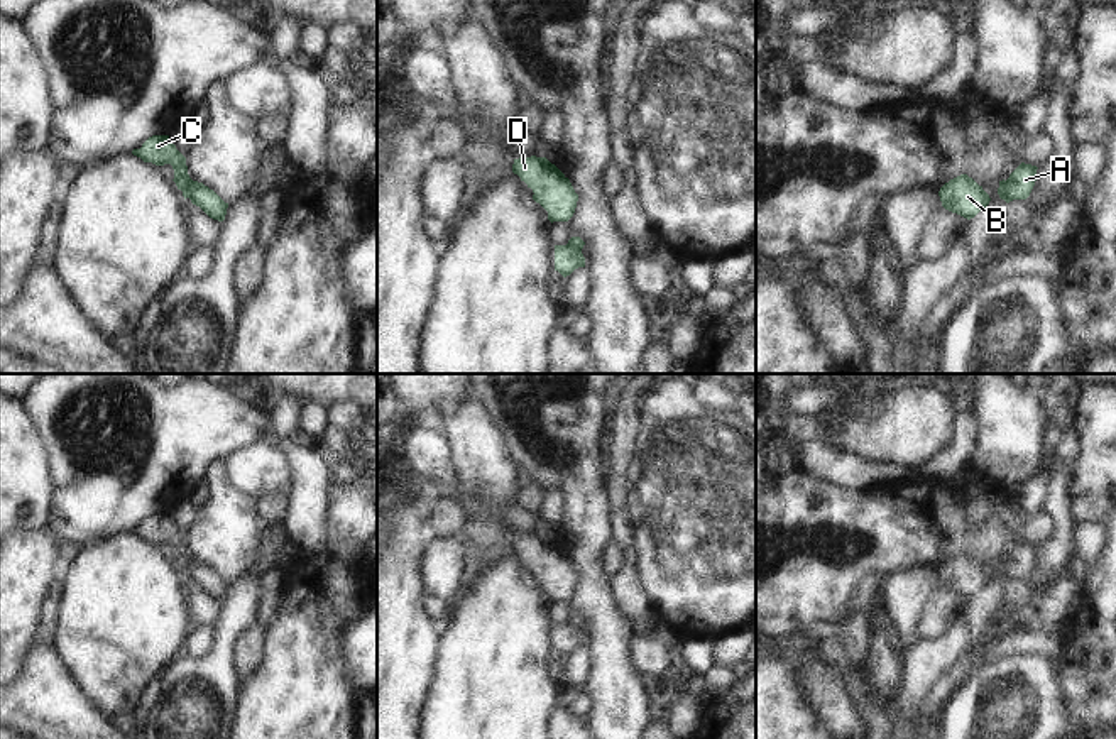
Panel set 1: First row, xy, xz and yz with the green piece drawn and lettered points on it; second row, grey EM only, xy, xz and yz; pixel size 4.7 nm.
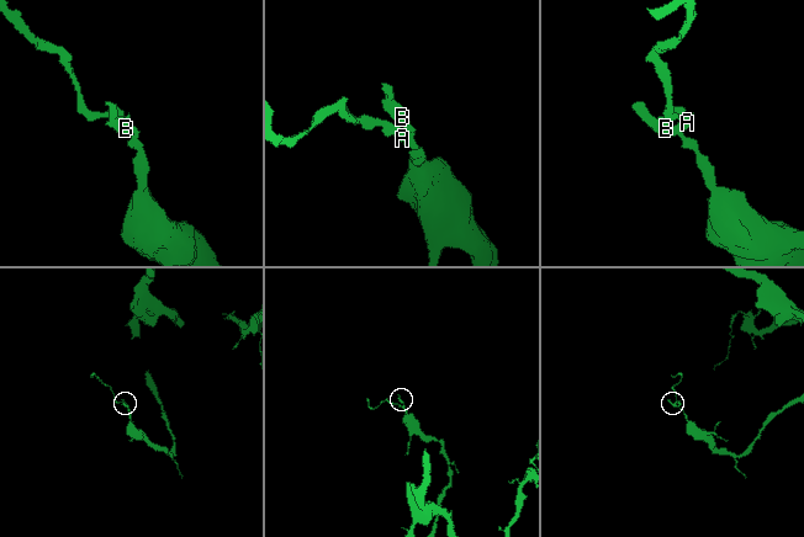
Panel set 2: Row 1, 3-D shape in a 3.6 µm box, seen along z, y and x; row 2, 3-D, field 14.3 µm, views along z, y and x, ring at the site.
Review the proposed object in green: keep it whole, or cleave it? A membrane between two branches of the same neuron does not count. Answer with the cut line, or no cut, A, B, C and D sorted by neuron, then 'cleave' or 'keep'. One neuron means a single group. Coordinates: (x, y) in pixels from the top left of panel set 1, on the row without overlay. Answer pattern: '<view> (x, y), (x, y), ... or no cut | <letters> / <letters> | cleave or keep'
yz (1005, 560), (1012, 579) | A C / B D | cleave

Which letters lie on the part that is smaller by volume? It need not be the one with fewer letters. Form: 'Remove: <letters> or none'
Remove: A, C

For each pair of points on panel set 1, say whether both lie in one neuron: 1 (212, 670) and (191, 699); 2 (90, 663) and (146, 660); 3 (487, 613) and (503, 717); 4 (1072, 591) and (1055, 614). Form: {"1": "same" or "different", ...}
{"1": "same", "2": "same", "3": "same", "4": "same"}

